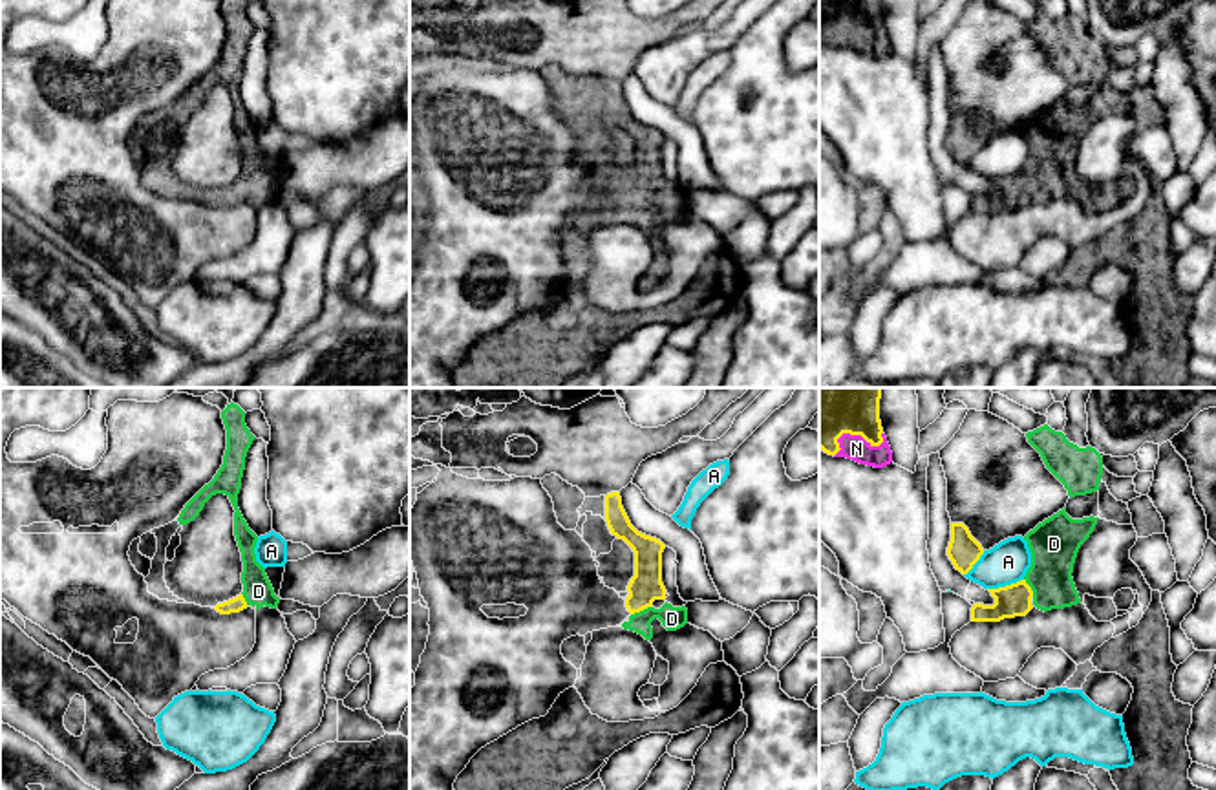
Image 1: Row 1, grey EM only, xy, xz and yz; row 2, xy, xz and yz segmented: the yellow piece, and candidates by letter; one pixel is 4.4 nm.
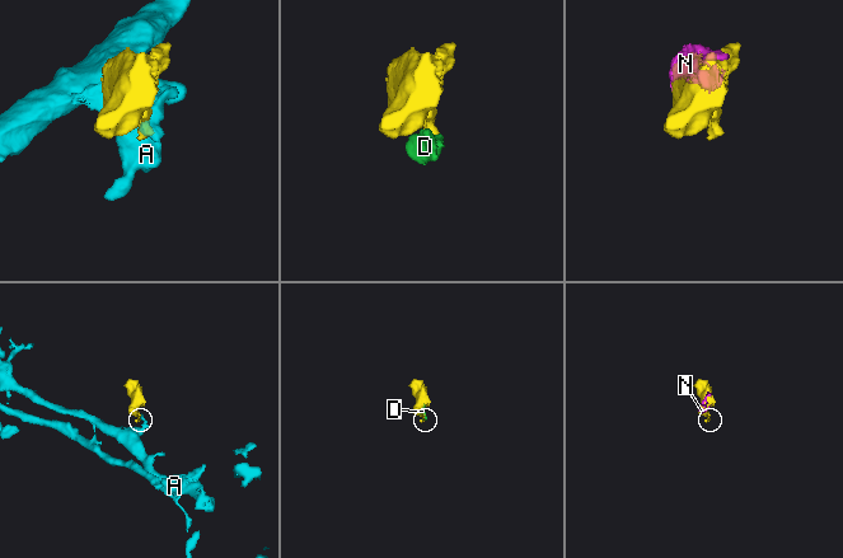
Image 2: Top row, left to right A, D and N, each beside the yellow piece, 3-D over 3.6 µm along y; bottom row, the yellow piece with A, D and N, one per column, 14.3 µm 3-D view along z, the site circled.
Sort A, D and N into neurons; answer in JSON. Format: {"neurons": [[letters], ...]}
{"neurons": [["A"], ["D", "N"]]}

